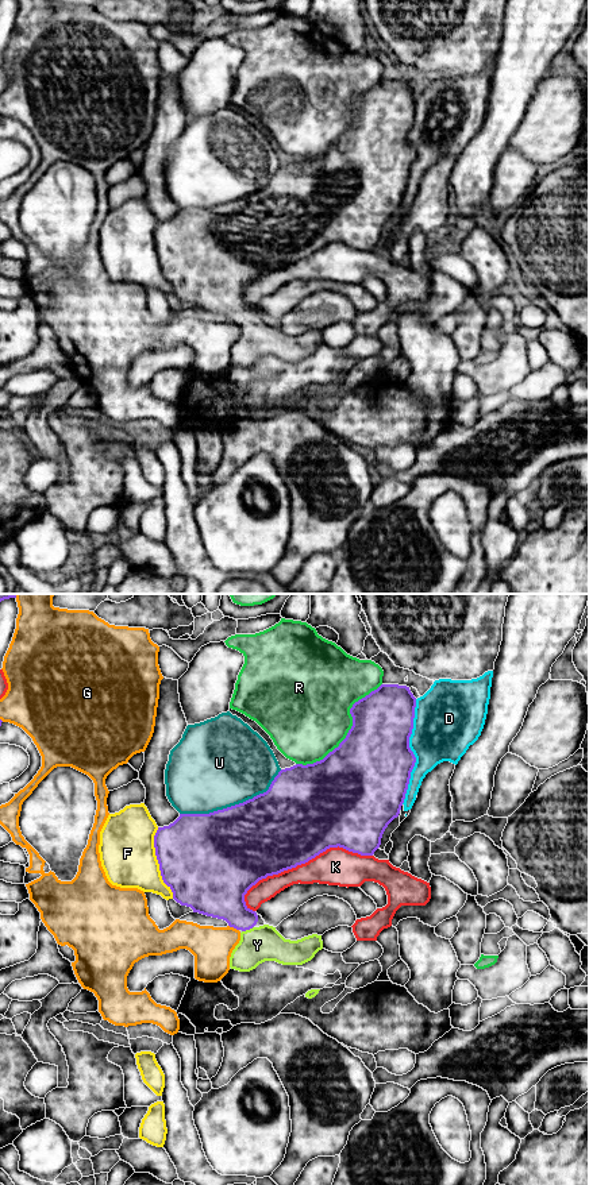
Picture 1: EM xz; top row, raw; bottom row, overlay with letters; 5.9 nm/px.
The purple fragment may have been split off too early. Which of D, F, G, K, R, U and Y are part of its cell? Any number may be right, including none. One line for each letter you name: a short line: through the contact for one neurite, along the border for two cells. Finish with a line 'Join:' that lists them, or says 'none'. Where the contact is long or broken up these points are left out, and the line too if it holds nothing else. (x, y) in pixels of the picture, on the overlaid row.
Y: line xz (222, 896), (247, 929), (257, 945)
Join: Y

